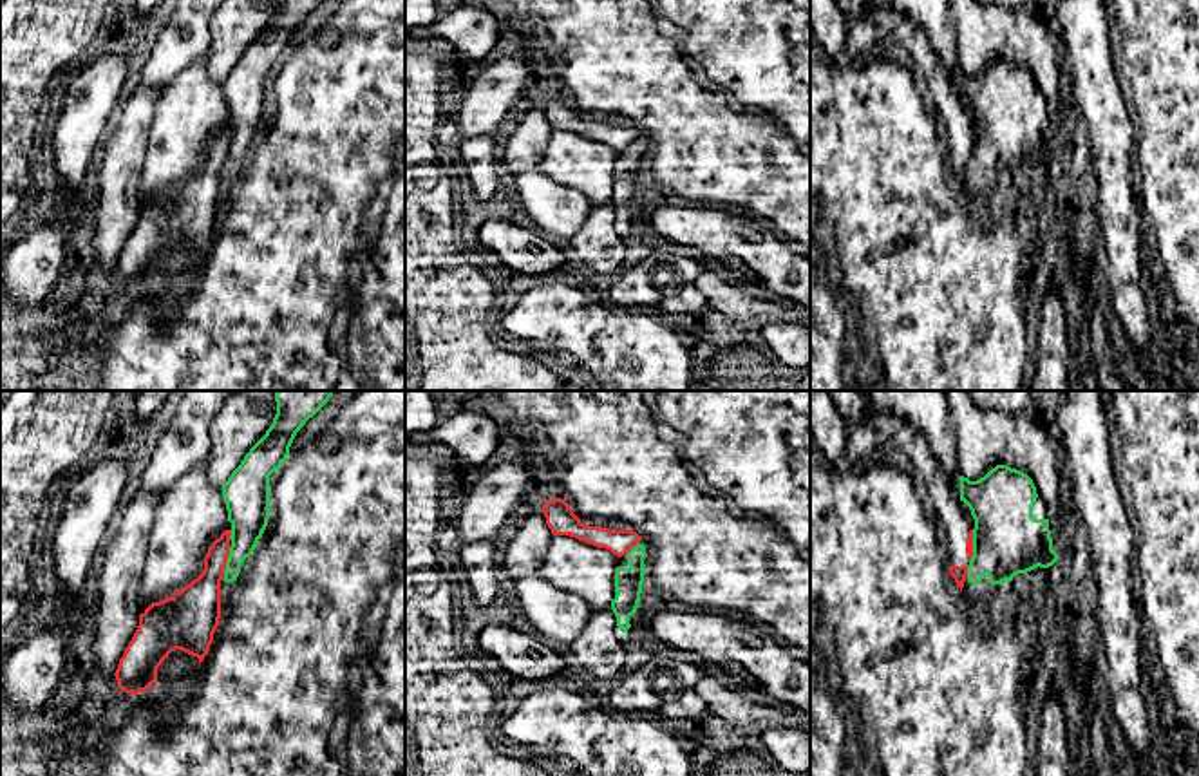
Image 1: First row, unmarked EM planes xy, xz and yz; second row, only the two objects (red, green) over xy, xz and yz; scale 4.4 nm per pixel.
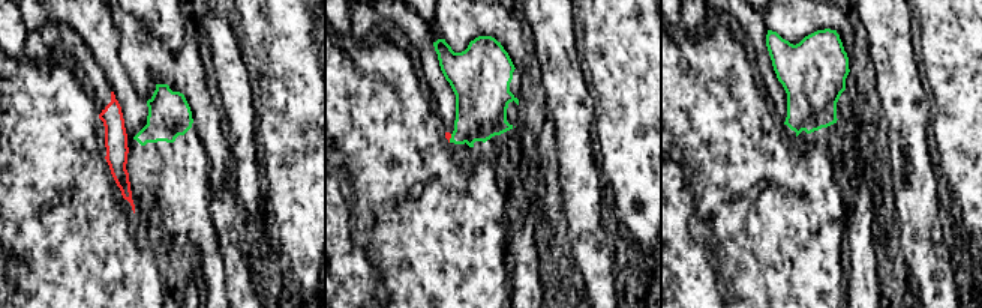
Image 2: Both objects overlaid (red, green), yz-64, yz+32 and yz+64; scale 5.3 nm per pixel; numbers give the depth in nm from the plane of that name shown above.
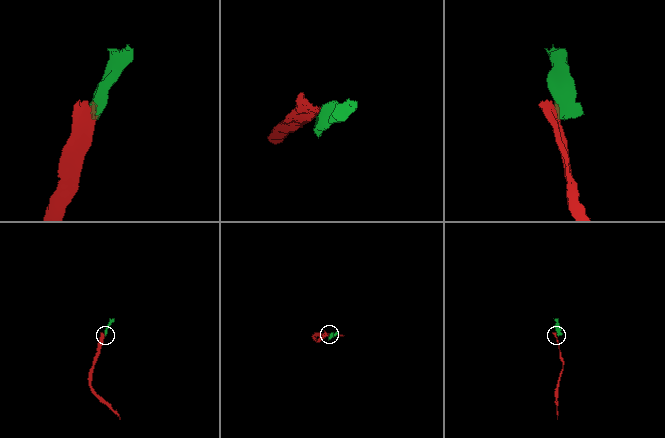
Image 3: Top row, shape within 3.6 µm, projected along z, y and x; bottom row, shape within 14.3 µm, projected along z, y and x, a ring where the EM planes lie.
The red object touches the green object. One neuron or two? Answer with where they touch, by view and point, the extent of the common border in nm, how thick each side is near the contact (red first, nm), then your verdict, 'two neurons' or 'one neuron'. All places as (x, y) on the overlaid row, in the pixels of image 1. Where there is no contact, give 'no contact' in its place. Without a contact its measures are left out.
meets red in xy at (226, 559); contact 130 nm long; 200 nm thick on the red side, 190 nm on the other; two neurons

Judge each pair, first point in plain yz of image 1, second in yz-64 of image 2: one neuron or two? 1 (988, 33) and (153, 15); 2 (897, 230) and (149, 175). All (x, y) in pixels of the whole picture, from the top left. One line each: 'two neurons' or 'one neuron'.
1: two neurons
2: two neurons

